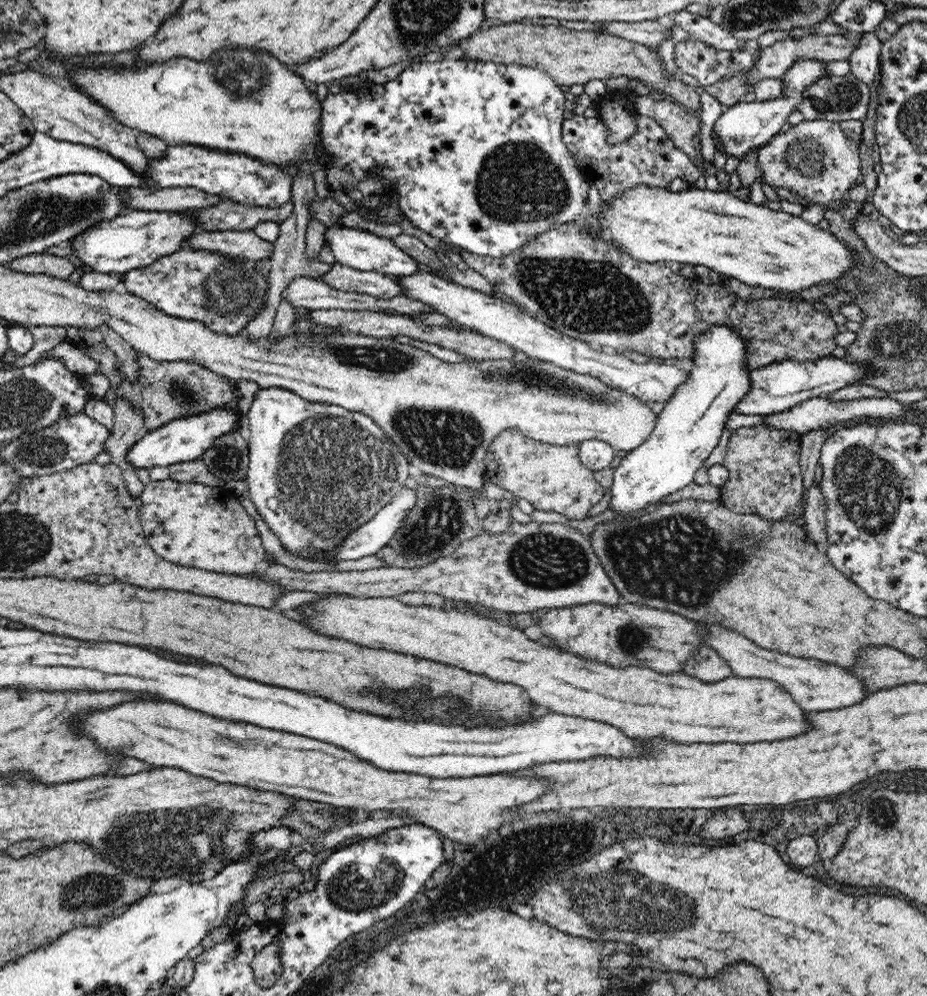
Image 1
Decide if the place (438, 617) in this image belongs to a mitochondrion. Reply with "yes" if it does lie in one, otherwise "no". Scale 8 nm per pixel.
no

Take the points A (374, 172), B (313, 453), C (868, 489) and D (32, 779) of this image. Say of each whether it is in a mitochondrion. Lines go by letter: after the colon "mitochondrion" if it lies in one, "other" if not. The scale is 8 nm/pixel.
A: other
B: mitochondrion
C: mitochondrion
D: other

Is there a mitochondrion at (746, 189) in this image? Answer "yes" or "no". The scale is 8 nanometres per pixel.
no

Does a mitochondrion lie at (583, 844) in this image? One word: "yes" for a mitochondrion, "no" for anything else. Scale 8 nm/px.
no

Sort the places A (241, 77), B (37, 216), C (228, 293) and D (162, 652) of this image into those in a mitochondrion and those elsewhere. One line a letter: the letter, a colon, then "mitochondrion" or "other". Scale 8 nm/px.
A: mitochondrion
B: mitochondrion
C: mitochondrion
D: other

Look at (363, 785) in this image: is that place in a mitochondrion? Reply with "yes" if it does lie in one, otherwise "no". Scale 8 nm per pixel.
no

